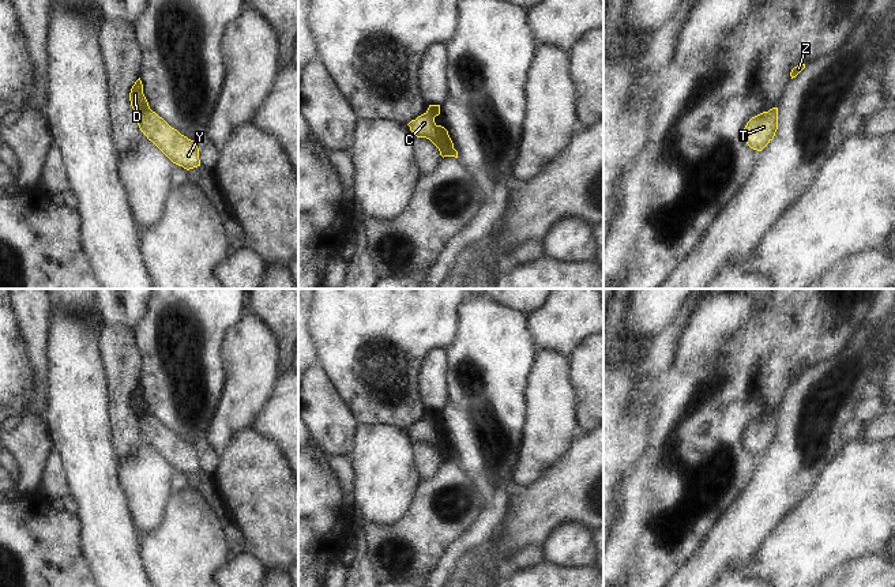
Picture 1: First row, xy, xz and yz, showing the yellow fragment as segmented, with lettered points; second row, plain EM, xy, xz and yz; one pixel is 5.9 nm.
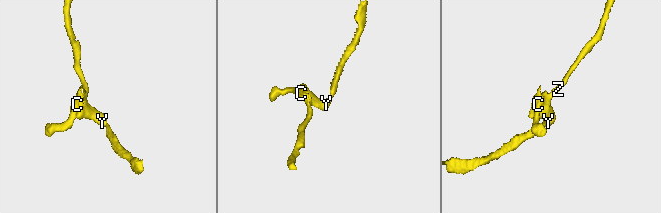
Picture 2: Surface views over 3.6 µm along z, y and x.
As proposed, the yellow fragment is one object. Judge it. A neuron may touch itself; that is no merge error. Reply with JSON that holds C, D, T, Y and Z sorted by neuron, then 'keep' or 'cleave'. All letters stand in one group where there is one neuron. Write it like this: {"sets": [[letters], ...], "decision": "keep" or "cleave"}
{"sets": [["C", "D", "Z"], ["T", "Y"]], "decision": "cleave"}

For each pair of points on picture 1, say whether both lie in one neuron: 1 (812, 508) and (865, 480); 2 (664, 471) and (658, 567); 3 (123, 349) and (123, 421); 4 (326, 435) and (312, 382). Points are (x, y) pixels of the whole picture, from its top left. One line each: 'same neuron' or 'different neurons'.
1: same neuron
2: same neuron
3: same neuron
4: same neuron

